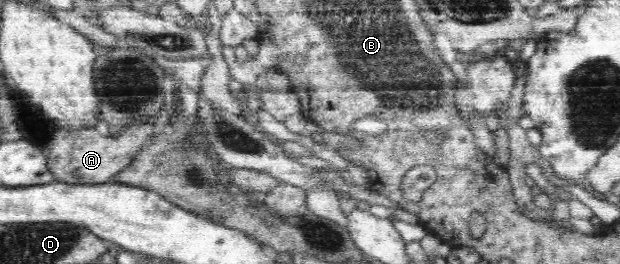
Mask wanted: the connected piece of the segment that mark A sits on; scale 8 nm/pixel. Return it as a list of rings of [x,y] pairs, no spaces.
[[[152,124],[128,129],[120,138],[107,136],[104,130],[64,132],[58,131],[46,144],[46,171],[54,182],[69,185],[107,183],[114,174],[124,170],[142,149],[150,145]]]

